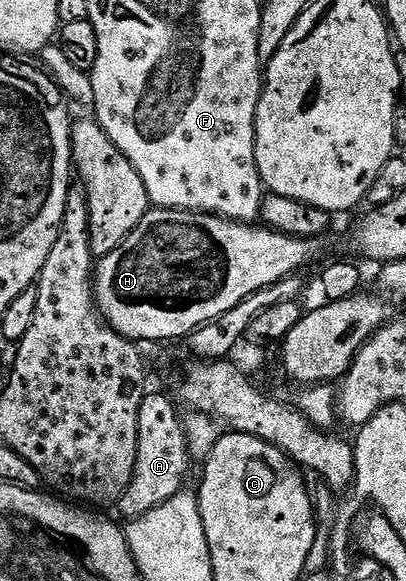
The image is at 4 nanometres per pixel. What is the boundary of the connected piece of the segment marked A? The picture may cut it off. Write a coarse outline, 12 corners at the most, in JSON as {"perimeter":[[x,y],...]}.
{"perimeter":[[147,392],[116,509],[133,519],[183,492],[192,458],[179,406]]}

